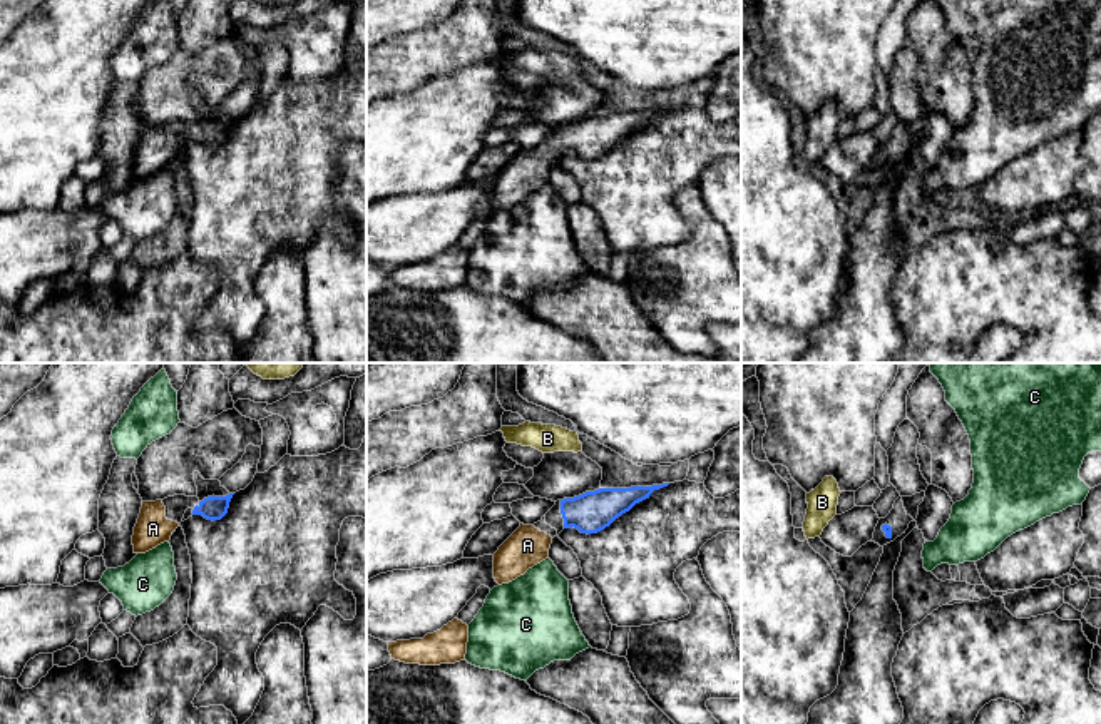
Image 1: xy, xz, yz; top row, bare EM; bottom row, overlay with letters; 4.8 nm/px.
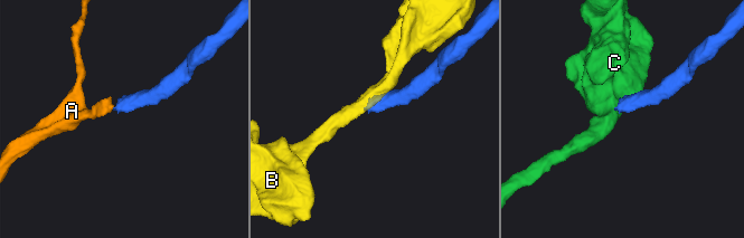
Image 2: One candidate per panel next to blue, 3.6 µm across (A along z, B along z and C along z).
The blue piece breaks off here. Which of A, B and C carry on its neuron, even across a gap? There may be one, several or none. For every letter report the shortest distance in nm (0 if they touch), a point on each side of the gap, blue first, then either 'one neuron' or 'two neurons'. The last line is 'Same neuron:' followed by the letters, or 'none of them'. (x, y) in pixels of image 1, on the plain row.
A: 80 nm | xz (564, 152), (551, 163) | one neuron
B: 200 nm | xz (586, 117), (576, 77) | two neurons
C: 160 nm | yz (891, 163), (924, 169) | two neurons
Same neuron: A

